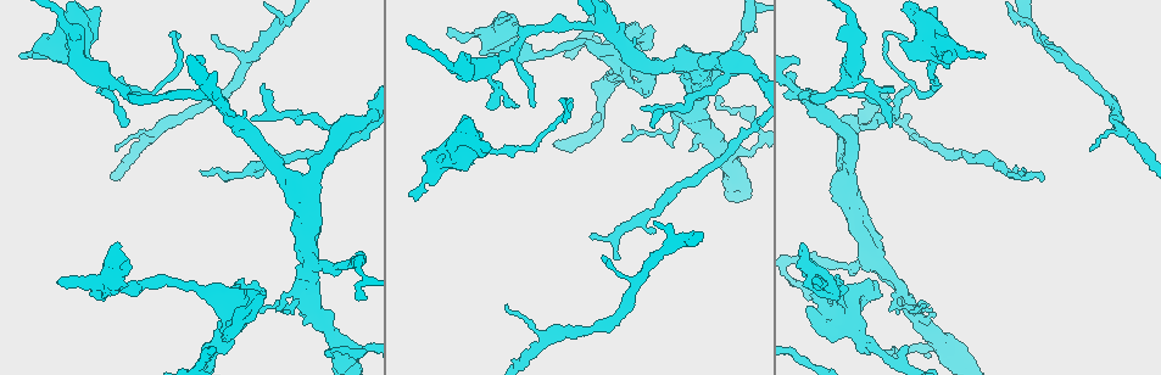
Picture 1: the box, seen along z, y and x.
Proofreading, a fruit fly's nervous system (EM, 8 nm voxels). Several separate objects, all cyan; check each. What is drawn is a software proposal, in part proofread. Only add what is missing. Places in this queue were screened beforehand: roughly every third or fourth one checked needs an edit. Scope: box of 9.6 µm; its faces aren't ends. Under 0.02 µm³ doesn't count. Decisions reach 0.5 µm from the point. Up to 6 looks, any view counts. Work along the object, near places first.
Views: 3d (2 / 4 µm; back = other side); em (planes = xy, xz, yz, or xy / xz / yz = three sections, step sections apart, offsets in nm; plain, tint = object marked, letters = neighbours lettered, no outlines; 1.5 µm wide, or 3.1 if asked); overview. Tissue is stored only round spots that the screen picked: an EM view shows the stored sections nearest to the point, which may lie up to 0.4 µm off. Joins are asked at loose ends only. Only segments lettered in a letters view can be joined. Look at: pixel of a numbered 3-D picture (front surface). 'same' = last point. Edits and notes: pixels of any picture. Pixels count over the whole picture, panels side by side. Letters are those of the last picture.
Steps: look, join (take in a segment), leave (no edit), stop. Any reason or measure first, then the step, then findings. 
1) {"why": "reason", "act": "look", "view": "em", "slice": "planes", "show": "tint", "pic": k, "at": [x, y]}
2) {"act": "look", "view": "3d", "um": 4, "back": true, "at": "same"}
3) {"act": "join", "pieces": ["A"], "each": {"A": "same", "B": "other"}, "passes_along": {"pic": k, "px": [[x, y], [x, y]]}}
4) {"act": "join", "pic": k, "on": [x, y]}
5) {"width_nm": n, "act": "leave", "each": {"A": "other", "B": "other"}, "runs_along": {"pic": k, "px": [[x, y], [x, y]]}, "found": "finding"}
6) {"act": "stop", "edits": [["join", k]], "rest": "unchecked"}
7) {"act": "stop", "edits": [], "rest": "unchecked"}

{"why": "thin end", "act": "look", "view": "3d", "um": 2, "pic": 1, "at": [115, 150]}

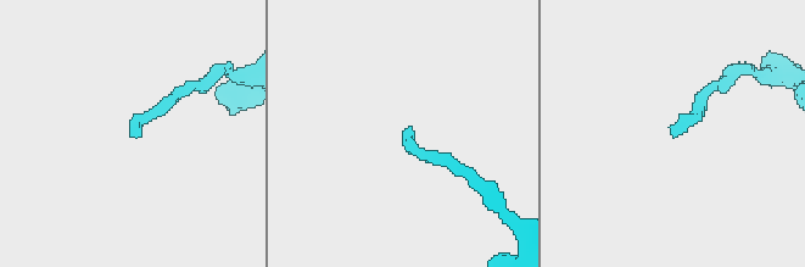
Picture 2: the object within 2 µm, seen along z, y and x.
{"why": "need the tissue", "act": "look", "view": "em", "slice": "planes", "show": "plain", "pic": 2, "at": [676, 135]}

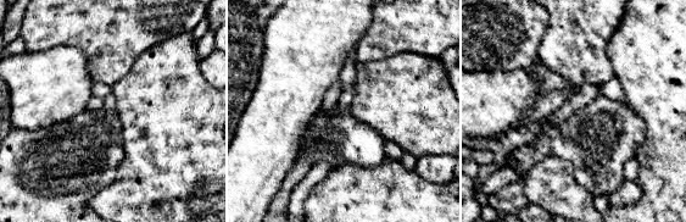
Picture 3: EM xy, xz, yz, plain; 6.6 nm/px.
{"act": "look", "view": "em", "slice": "planes", "show": "letters", "at": "same"}

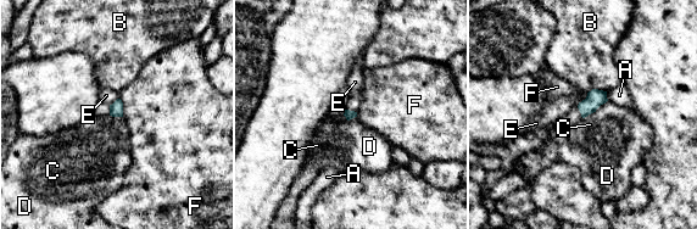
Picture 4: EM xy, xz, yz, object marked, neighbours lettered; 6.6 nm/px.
{"act": "leave", "each": {"A": "other", "B": "other", "C": "other", "D": "other", "E": "other", "F": "other"}, "border": {"pic": 4, "px": [[607, 100], [583, 118]]}, "found": "none of them fits"}

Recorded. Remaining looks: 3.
{"why": "branch stops here", "act": "look", "view": "3d", "um": 4, "pic": 1, "at": [19, 56]}

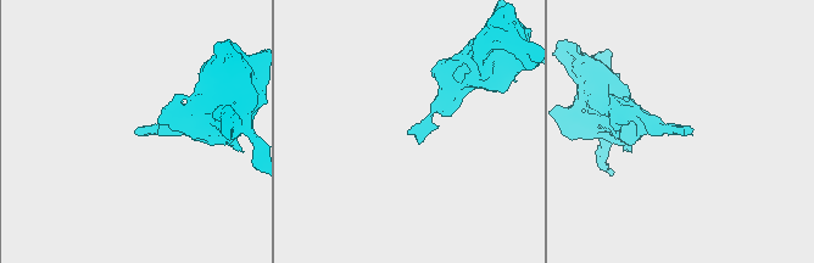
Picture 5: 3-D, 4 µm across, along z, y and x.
{"act": "look", "view": "em", "slice": "xy", "step": 4, "show": "tint", "pic": 5, "at": [682, 135]}

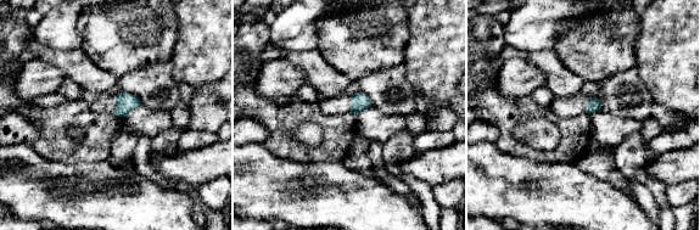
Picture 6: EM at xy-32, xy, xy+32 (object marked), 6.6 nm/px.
{"why": "another direction", "act": "look", "view": "em", "slice": "planes", "show": "letters", "at": "same"}

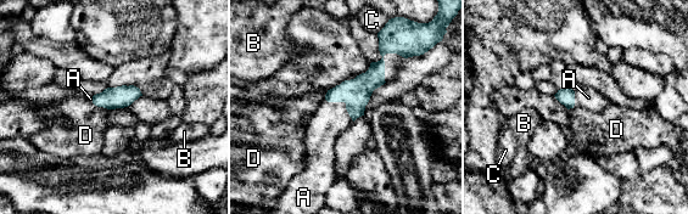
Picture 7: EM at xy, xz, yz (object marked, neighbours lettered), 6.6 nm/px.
{"act": "join", "pieces": ["A"], "each": {"A": "same", "B": "other", "C": "other", "D": "other"}, "passes_along": {"pic": 7, "px": [[356, 93], [344, 101], [330, 119]]}, "found": "the neuron continues"}

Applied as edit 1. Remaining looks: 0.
{"act": "stop", "edits": [["join", 7]], "rest": "unchecked"}

